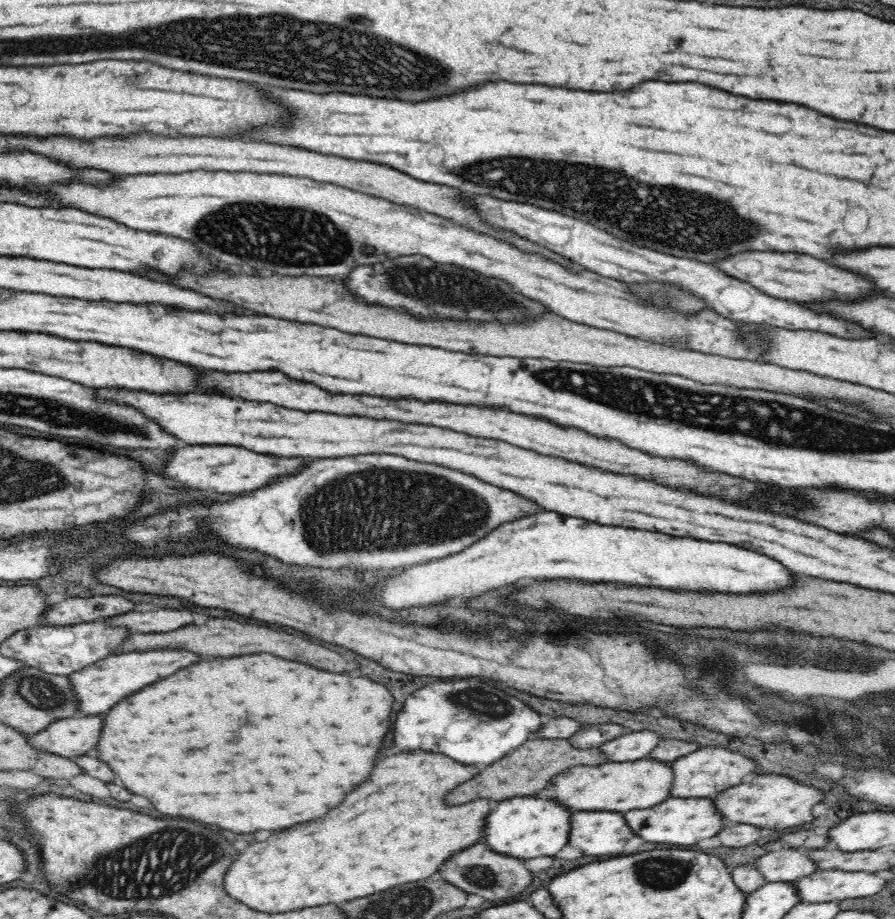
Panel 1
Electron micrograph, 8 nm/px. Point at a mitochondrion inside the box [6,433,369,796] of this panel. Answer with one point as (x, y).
(40, 693)

